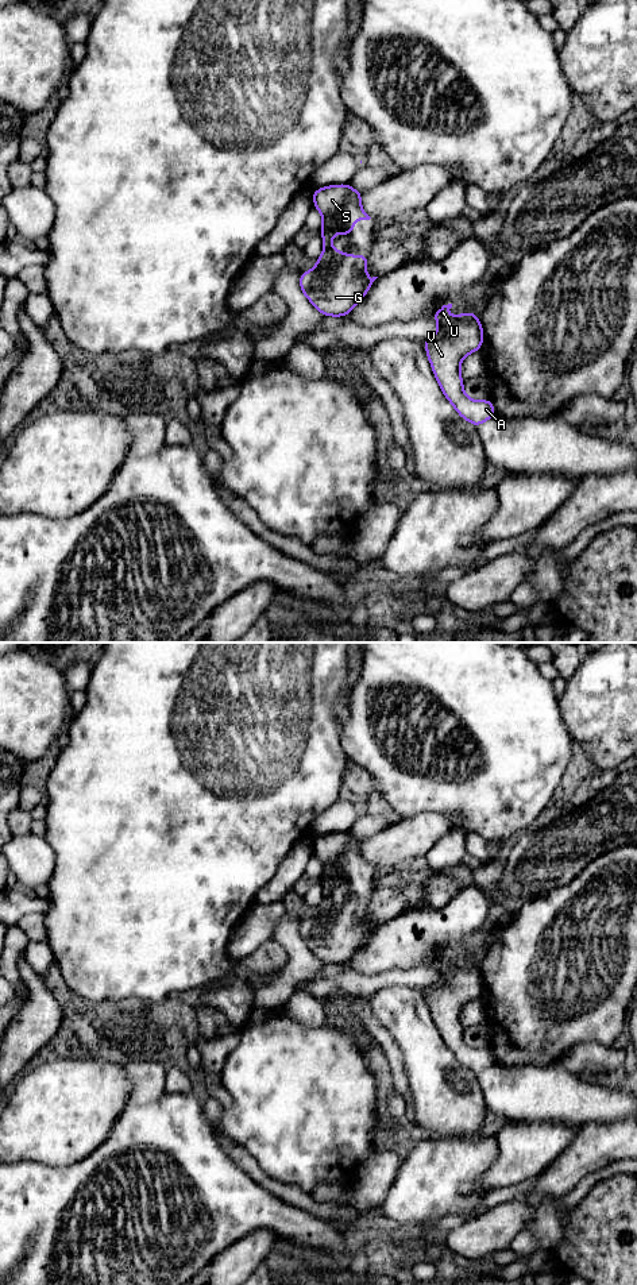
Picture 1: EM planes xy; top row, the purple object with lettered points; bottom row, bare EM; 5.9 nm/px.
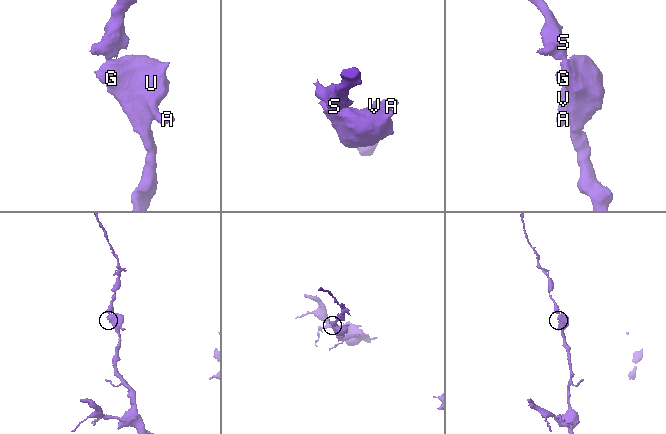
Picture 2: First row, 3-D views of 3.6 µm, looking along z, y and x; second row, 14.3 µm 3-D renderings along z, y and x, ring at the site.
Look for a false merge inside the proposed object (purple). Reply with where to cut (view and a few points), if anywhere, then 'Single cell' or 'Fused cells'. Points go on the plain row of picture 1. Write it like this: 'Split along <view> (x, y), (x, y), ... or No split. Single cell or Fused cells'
No split. Single cell

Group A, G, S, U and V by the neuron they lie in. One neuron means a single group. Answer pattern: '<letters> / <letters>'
A G S U V

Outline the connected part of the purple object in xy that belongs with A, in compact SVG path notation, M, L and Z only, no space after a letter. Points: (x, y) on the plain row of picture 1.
M452 952L443 953L431 966L439 972L439 979L424 987L433 1022L460 1065L474 1074L497 1064L490 1047L474 1049L464 1042L460 1011L471 1000L479 999L484 983L474 958L449 965Z

